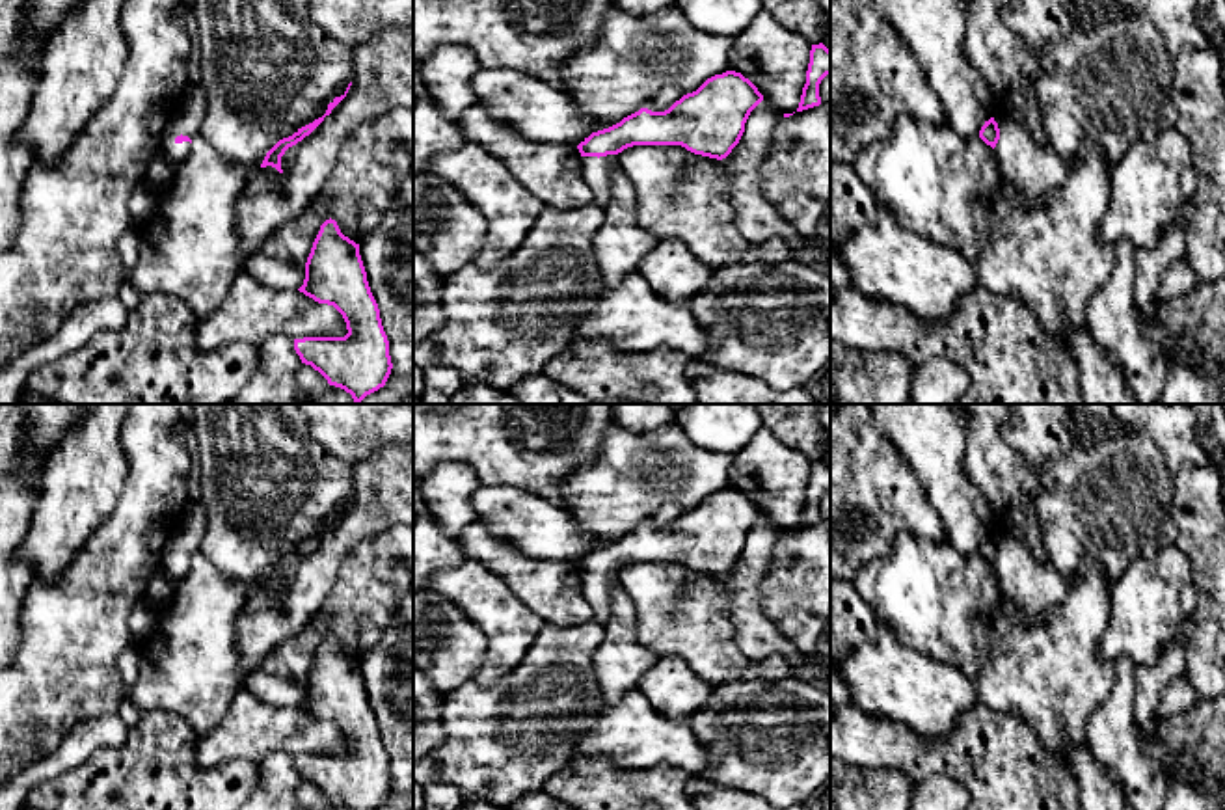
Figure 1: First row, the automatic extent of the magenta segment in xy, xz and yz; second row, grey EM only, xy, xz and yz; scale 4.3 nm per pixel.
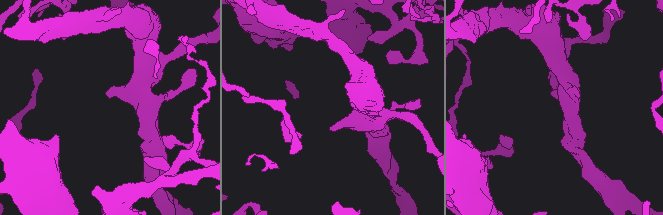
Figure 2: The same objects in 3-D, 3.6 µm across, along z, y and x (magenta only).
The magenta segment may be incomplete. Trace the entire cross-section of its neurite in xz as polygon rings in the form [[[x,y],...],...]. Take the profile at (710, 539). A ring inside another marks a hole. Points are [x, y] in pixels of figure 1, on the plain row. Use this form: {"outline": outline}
{"outline": [[[726,488],[707,495],[665,529],[640,525],[620,540],[592,549],[577,562],[592,620],[603,626],[609,622],[614,575],[633,562],[681,562],[694,572],[726,575],[761,518],[763,512],[748,495]]]}

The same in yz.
{"outline": [[[990,534],[979,555],[996,570],[1003,598],[1028,624],[1041,624],[1067,596],[1067,583],[1050,560],[1037,562],[1015,534]]]}

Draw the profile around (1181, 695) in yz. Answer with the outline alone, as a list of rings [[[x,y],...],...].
[[[1180,676],[1169,683],[1165,689],[1160,706],[1156,708],[1156,719],[1173,717],[1190,709],[1199,700],[1197,691],[1193,689],[1188,676]]]

